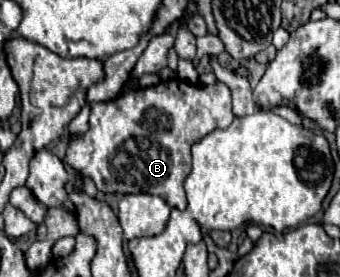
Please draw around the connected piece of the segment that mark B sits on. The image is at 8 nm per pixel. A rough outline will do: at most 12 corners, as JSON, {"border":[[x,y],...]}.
{"border":[[170,78],[90,102],[64,162],[104,194],[184,210],[190,148],[228,86]]}

